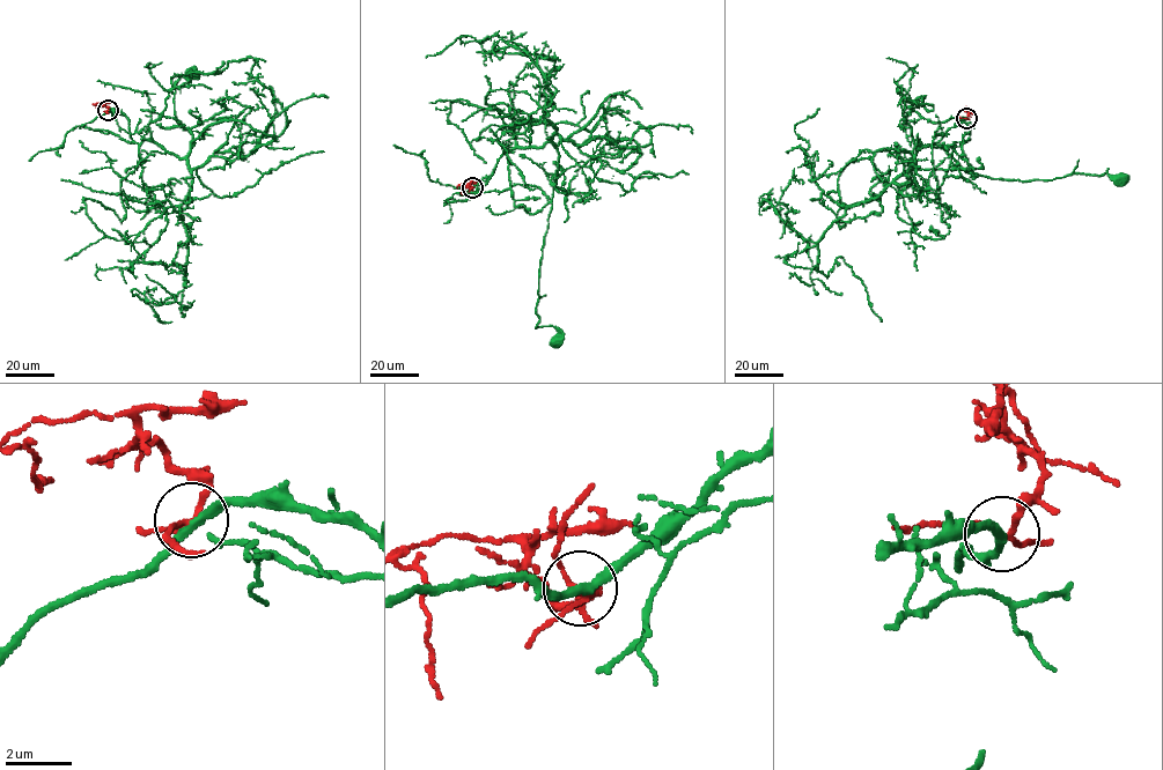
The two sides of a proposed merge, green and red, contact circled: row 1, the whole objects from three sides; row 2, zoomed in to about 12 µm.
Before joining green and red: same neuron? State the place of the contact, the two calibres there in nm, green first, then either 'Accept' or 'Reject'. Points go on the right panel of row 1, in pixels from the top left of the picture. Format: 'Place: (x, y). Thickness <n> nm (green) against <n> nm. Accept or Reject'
Place: (966, 118). Thickness 260 nm (green) against 120 nm. Reject

